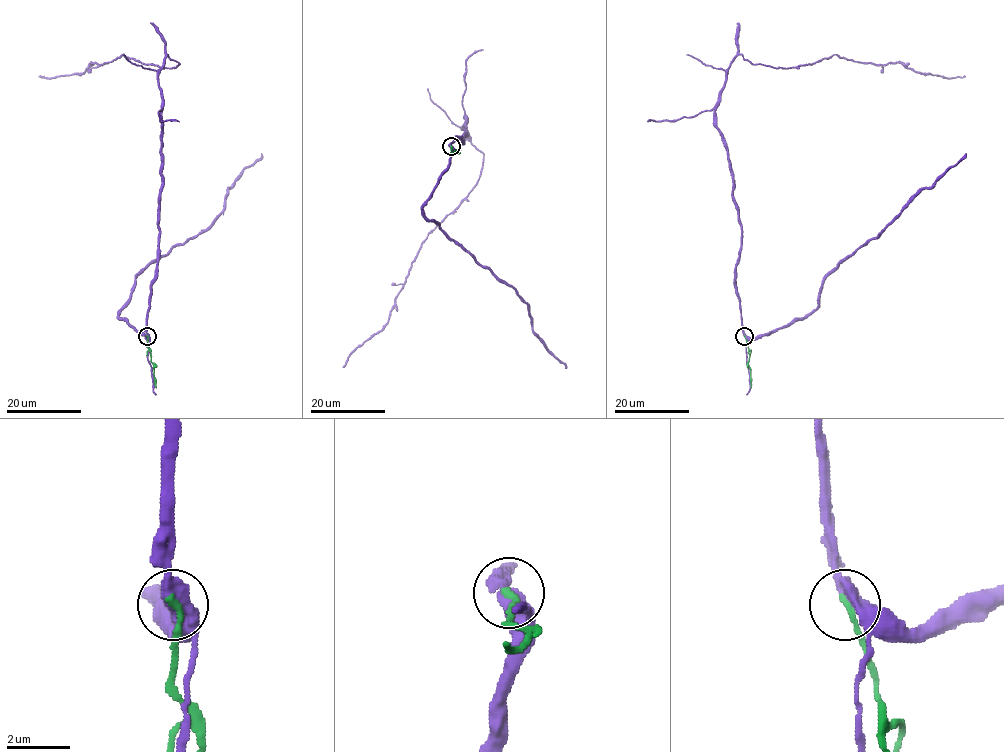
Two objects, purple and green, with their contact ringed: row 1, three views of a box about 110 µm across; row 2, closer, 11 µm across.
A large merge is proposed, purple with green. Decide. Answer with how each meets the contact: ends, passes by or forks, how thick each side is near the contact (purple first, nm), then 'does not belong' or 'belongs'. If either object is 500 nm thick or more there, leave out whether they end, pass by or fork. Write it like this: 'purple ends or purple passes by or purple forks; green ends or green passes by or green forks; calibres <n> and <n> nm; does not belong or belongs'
purple passes by; green ends; calibres 460 and 220 nm; does not belong

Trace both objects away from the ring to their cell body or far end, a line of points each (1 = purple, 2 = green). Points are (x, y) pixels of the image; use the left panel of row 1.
1: (147, 336), (159, 245), (158, 69), (167, 54), (180, 64), (124, 54), (84, 72), (39, 76)
2: (147, 336), (156, 388)

